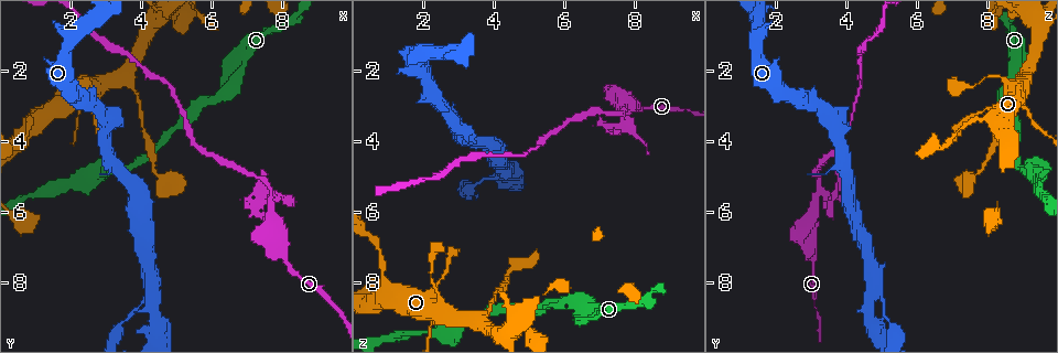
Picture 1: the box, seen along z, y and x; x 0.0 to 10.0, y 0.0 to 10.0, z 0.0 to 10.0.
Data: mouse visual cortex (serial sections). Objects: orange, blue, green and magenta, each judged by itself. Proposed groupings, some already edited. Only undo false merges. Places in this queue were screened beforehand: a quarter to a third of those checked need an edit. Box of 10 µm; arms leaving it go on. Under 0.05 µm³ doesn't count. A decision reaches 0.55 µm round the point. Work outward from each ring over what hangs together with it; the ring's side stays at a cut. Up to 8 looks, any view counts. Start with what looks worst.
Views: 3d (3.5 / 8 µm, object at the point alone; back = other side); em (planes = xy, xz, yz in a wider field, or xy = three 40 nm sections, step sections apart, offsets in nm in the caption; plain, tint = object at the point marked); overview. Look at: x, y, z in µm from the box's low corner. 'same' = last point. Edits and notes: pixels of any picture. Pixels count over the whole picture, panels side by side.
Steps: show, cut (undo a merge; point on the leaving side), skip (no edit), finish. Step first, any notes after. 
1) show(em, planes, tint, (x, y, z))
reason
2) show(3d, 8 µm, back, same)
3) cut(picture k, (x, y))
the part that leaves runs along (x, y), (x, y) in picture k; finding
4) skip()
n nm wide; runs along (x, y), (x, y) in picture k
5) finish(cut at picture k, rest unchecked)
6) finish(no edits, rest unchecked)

show(3d, 3.5 µm, (7.65, 5.50, 3.30))
branch point

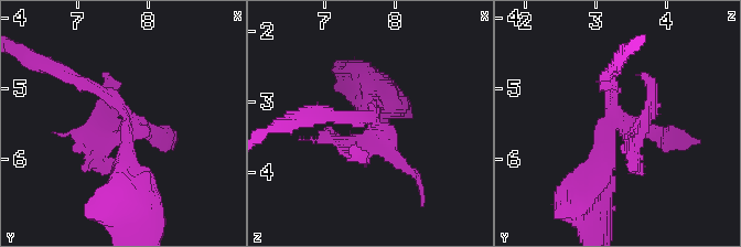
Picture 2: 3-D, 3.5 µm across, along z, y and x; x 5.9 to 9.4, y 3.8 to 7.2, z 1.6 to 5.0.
show(em, xy, step 2, tint, (7.70, 5.40, 3.25))
now the EM

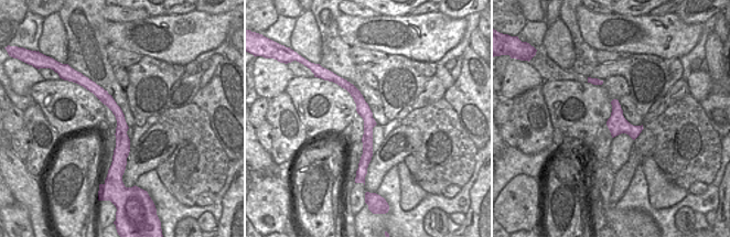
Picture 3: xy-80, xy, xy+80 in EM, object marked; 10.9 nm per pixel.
cut(picture 2, (646, 133))
the part that leaves runs along (374, 126), (350, 149) in picture 2; a second cell is stuck on

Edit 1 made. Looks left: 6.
show(overview)
redraw

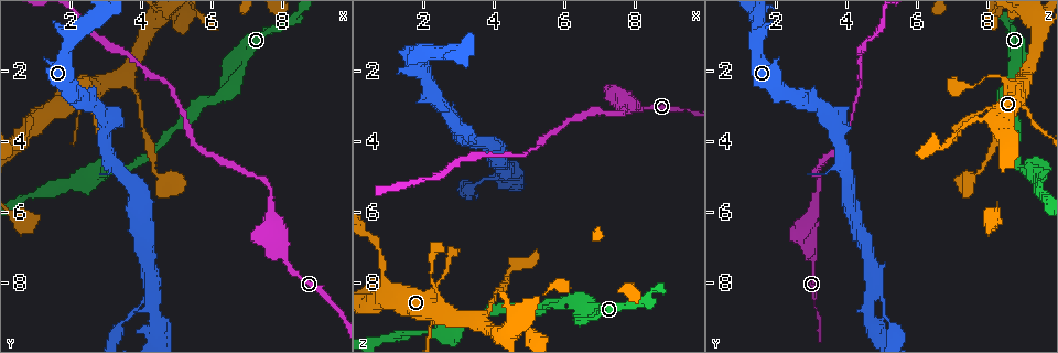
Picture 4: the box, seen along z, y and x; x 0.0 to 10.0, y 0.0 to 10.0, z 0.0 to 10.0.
show(3d, 8 µm, (4.35, 8.20, 4.85))
two arms in line, one across

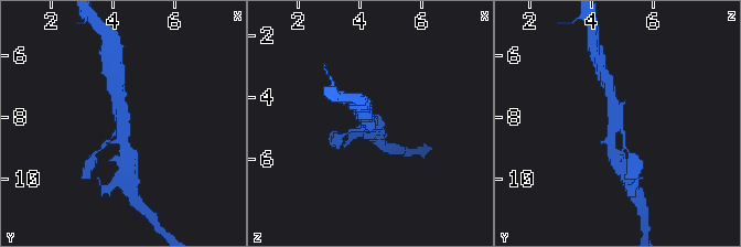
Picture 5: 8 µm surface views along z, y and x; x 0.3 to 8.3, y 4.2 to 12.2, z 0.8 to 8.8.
show(em, xy, step 3, tint, same)

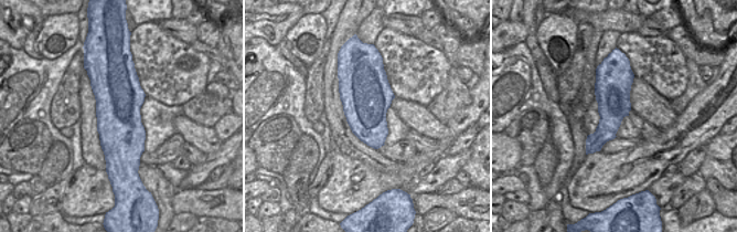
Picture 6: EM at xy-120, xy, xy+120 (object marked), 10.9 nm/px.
skip()
runs along (118, 92), (121, 143), (126, 153) in picture 5; all the same cell

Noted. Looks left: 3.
show(3d, 3.5 µm, (3.40, 2.25, 9.00))
three arms meet

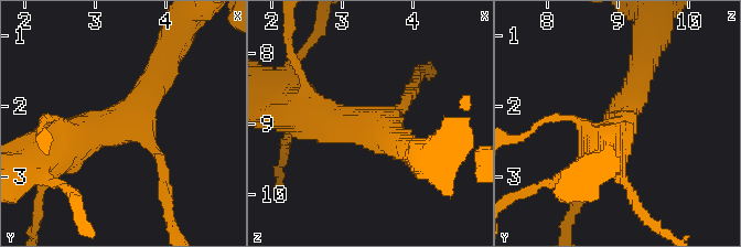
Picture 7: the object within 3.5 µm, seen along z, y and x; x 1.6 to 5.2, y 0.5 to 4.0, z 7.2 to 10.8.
show(em, xy, step 1, tint, (3.40, 2.25, 9.00))
3 arms; arms of 150, 350, 600 nm; now the EM

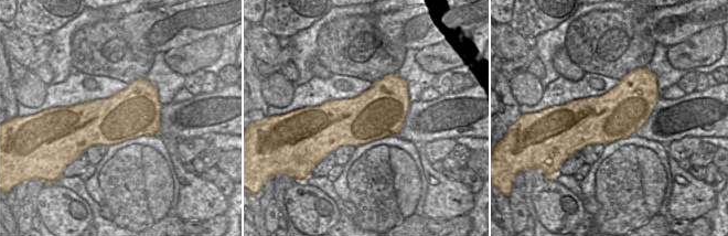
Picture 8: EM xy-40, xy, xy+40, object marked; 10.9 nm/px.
skip()
550 nm wide; runs along (57, 146), (111, 132), (162, 64) in picture 7; one cell here

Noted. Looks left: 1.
finish(cut at picture 2, rest unchecked)

